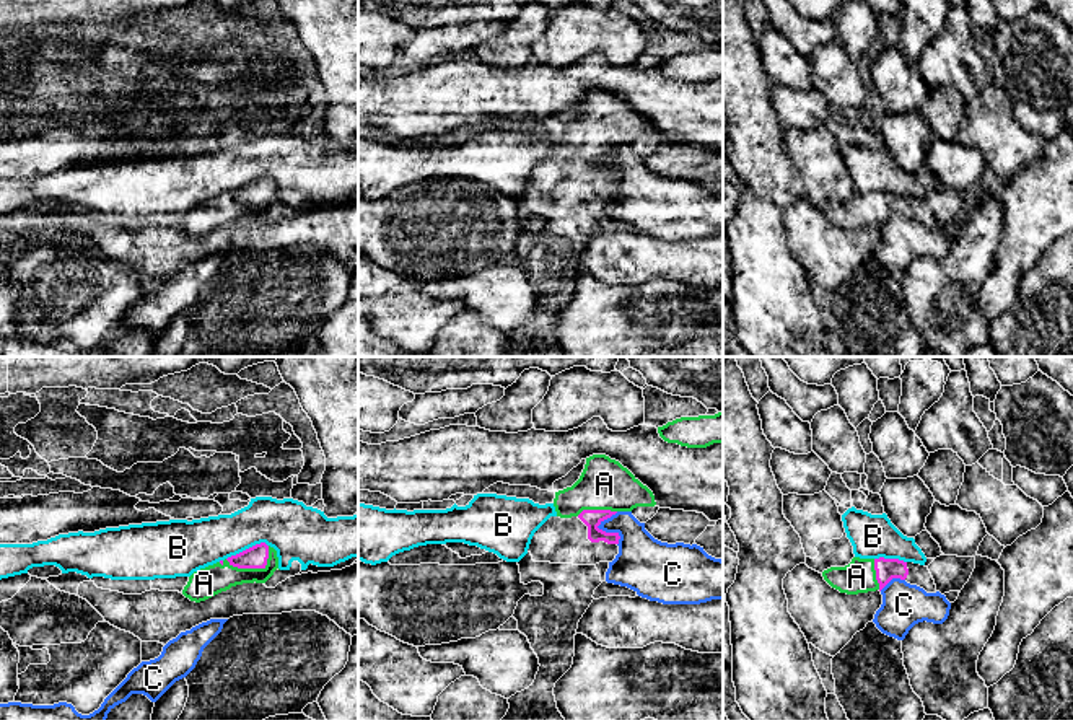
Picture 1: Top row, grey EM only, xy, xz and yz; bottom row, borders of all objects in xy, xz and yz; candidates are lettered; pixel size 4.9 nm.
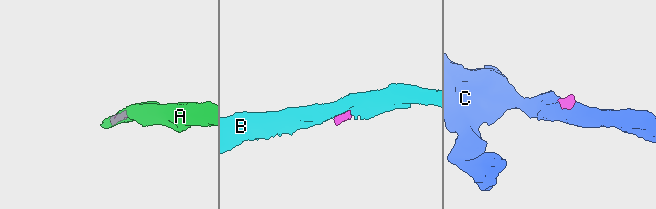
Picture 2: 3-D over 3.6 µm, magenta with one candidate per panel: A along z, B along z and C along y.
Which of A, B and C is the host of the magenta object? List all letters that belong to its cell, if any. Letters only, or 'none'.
A

